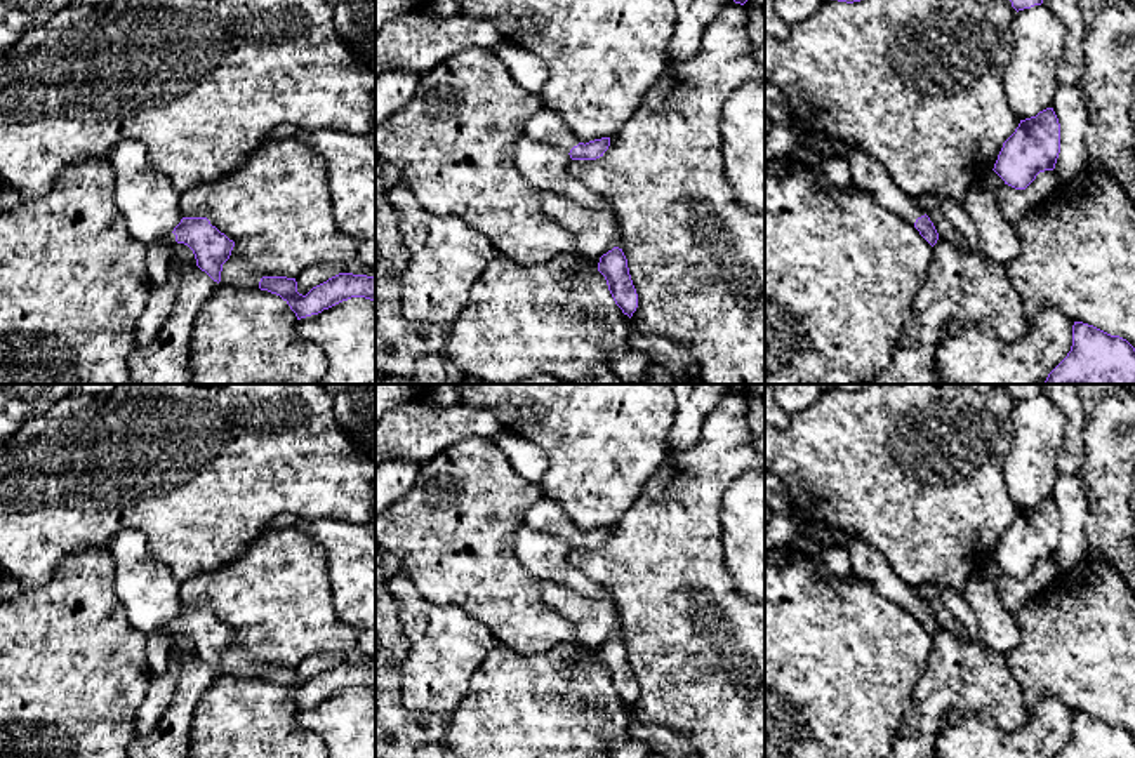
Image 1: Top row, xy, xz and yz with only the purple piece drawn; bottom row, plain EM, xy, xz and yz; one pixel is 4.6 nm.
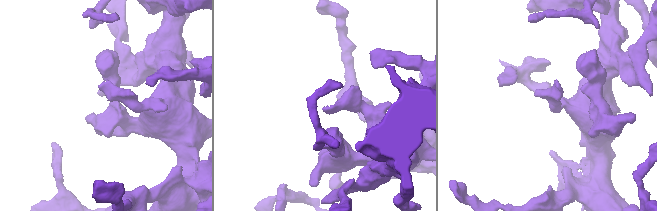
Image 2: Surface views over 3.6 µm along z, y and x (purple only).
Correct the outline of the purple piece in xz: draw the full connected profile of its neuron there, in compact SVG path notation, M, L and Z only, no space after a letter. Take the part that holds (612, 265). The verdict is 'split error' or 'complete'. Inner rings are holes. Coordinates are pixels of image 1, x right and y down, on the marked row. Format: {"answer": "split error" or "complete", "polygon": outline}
{"answer": "complete", "polygon": "M614 247L603 254L598 263L598 271L605 276L615 304L631 318L638 308L638 294L622 249Z"}

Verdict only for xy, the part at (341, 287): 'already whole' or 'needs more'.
already whole

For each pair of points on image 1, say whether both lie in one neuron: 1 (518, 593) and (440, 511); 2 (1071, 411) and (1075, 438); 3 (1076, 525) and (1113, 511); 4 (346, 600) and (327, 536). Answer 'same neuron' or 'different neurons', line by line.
1: same neuron
2: same neuron
3: different neurons
4: same neuron

